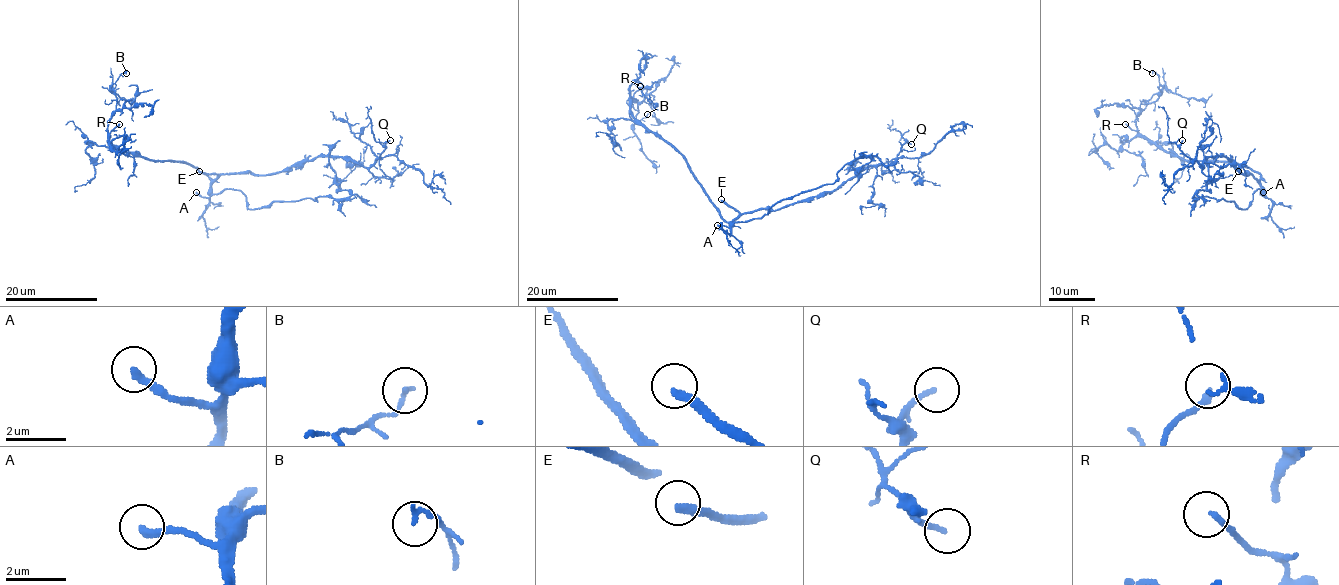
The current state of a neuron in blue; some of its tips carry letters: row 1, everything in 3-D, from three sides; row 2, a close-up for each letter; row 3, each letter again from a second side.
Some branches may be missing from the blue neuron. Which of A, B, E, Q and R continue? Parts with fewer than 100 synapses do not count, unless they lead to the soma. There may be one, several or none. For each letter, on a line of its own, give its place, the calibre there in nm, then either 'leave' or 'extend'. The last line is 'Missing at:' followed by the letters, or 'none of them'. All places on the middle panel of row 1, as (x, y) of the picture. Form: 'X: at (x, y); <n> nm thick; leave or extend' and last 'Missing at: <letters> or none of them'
A: at (717, 225); 280 nm thick; extend
B: at (647, 114); 150 nm thick; leave
E: at (721, 199); 260 nm thick; extend
Q: at (911, 144); 160 nm thick; leave
R: at (640, 86); 190 nm thick; leave
Missing at: A, E

